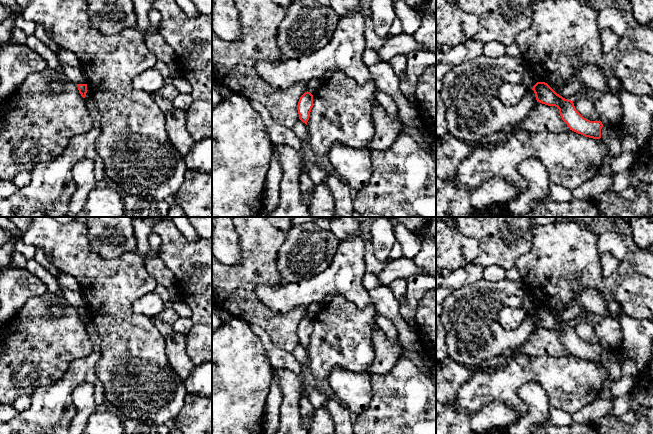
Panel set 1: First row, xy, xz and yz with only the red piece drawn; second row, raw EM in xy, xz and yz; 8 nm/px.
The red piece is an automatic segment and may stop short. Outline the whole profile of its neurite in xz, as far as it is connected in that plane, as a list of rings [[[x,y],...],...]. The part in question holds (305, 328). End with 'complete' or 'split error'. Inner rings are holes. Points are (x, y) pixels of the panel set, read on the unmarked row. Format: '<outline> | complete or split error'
[[[307,315],[300,321],[297,329],[299,343],[306,349],[309,344],[312,331],[313,331],[313,319]]] | complete

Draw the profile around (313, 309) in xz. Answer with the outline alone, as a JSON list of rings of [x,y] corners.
[[[321,302],[312,303],[307,307],[307,315],[314,319],[326,304]]]

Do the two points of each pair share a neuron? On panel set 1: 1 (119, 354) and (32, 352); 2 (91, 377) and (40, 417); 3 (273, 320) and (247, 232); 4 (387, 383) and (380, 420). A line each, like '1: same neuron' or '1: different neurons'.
1: different neurons
2: same neuron
3: same neuron
4: same neuron

